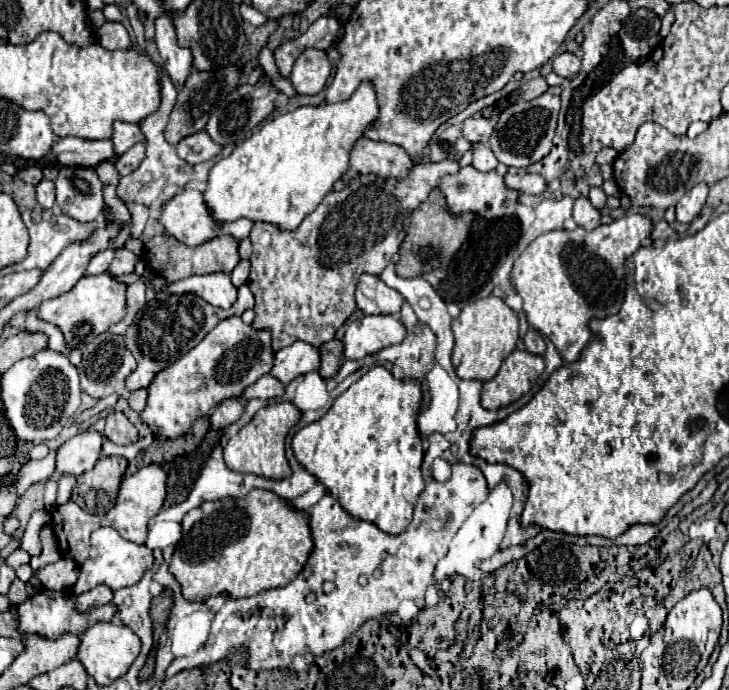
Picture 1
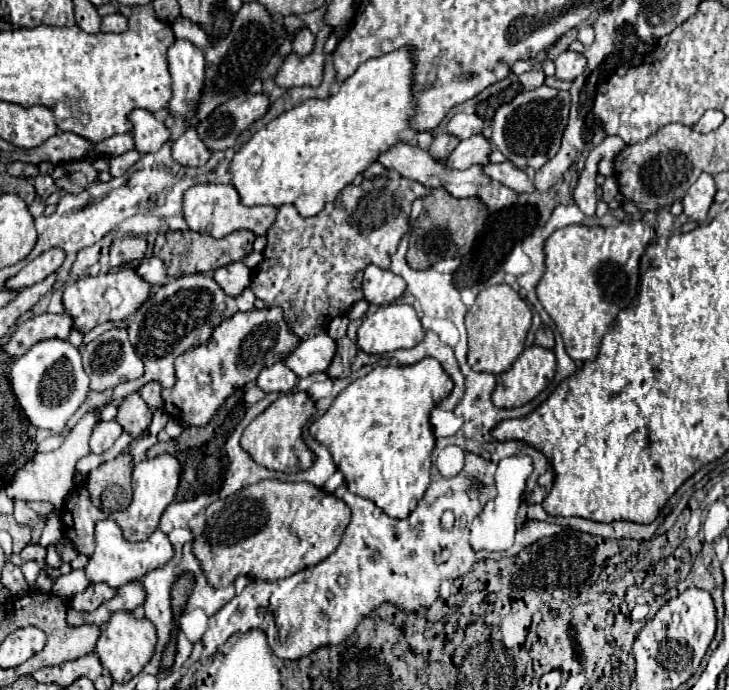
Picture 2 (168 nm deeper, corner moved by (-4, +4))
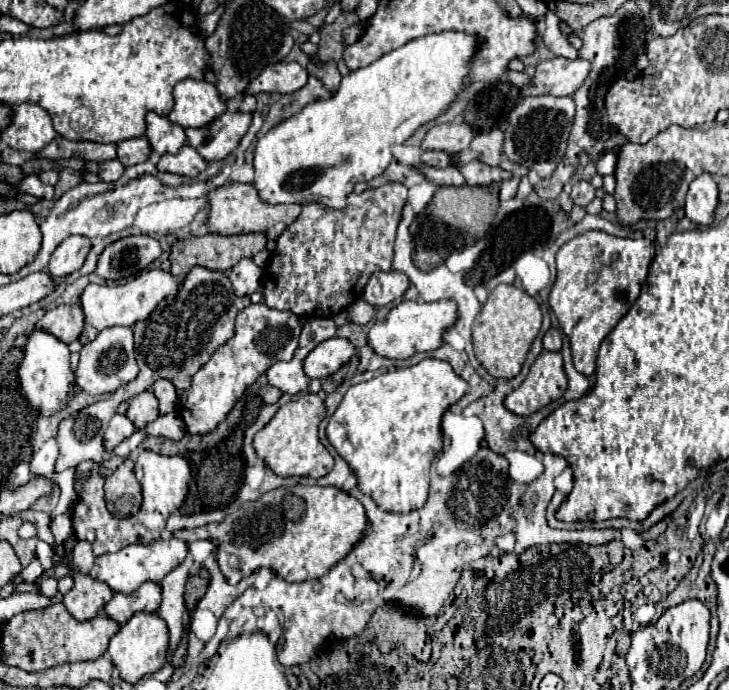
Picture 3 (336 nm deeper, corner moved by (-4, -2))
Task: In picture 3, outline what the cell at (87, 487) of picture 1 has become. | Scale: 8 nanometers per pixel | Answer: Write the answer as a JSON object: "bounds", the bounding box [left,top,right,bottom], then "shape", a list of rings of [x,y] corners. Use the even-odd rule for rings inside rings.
{"bounds":[104,458,142,518],"shape":[[[126,458],[116,468],[116,472],[112,476],[108,476],[104,490],[106,490],[108,510],[114,516],[126,518],[126,516],[132,516],[140,510],[142,488],[134,476],[134,462],[130,458]]]}

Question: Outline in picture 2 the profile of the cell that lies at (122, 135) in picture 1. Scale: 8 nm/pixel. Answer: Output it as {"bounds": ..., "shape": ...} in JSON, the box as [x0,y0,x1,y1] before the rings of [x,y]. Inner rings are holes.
{"bounds":[128,110,170,154],"shape":[[[134,110],[128,114],[128,120],[132,124],[132,138],[134,138],[134,148],[140,154],[156,152],[162,148],[162,144],[170,138],[168,128],[164,122],[156,120],[152,112],[146,110]]]}

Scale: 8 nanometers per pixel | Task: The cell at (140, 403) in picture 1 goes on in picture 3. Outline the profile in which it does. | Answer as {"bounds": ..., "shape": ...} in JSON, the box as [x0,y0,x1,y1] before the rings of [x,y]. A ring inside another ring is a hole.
{"bounds":[150,378,178,414],"shape":[[[160,378],[160,380],[154,382],[154,386],[152,386],[150,390],[156,394],[156,398],[158,398],[158,402],[160,402],[160,412],[162,412],[162,414],[168,414],[168,412],[174,412],[174,410],[176,410],[178,392],[176,392],[176,388],[172,386],[172,382]]]}

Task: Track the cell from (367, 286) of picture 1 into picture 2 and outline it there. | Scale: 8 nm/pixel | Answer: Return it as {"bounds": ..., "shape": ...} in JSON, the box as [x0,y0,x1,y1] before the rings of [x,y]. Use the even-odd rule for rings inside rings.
{"bounds":[362,264,406,306],"shape":[[[370,264],[364,270],[362,290],[364,290],[364,298],[368,304],[386,306],[402,298],[402,294],[406,292],[406,282],[400,276],[392,274],[390,270],[382,270]]]}

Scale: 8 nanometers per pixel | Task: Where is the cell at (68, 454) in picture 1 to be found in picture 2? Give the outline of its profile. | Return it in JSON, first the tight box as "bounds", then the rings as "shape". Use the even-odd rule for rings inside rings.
{"bounds":[90,420,124,454],"shape":[[[116,420],[100,422],[100,424],[92,430],[92,436],[90,436],[90,452],[92,452],[92,454],[102,454],[102,452],[106,452],[108,448],[114,446],[114,442],[118,440],[118,436],[120,436],[122,432],[124,432],[124,430],[120,428],[120,424],[116,424]]]}

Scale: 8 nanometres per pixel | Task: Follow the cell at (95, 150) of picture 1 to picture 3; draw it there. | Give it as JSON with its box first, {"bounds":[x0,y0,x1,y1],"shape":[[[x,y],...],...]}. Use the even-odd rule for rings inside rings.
{"bounds":[118,136,152,166],"shape":[[[146,136],[130,138],[130,140],[124,140],[118,144],[118,160],[124,166],[134,166],[140,162],[146,162],[150,158],[150,154],[152,154],[152,146]]]}

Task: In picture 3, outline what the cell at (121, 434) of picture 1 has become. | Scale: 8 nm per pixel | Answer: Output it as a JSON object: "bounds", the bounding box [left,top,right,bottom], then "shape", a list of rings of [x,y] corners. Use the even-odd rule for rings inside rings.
{"bounds":[126,390,158,428],"shape":[[[144,390],[130,398],[130,406],[126,416],[136,424],[136,428],[144,428],[148,422],[158,418],[158,400],[152,390]]]}

